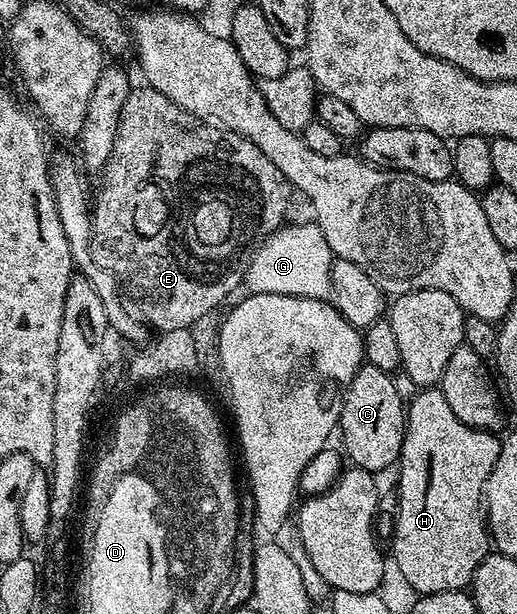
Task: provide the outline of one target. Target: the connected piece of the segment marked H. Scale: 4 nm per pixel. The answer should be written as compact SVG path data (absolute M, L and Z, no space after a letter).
M423 388L418 391L415 399L410 399L409 405L405 410L405 429L403 431L403 447L399 453L397 471L399 470L399 480L397 487L399 489L399 511L396 514L395 534L393 544L395 544L395 566L399 569L399 574L412 586L416 595L436 594L437 592L449 592L450 590L463 590L470 587L471 577L477 572L481 560L487 557L489 553L489 530L485 525L485 514L481 509L481 503L485 498L487 481L493 472L493 464L497 464L497 456L501 445L500 439L490 430L478 430L475 427L469 427L457 420L452 409L449 408L448 401L439 388Z

